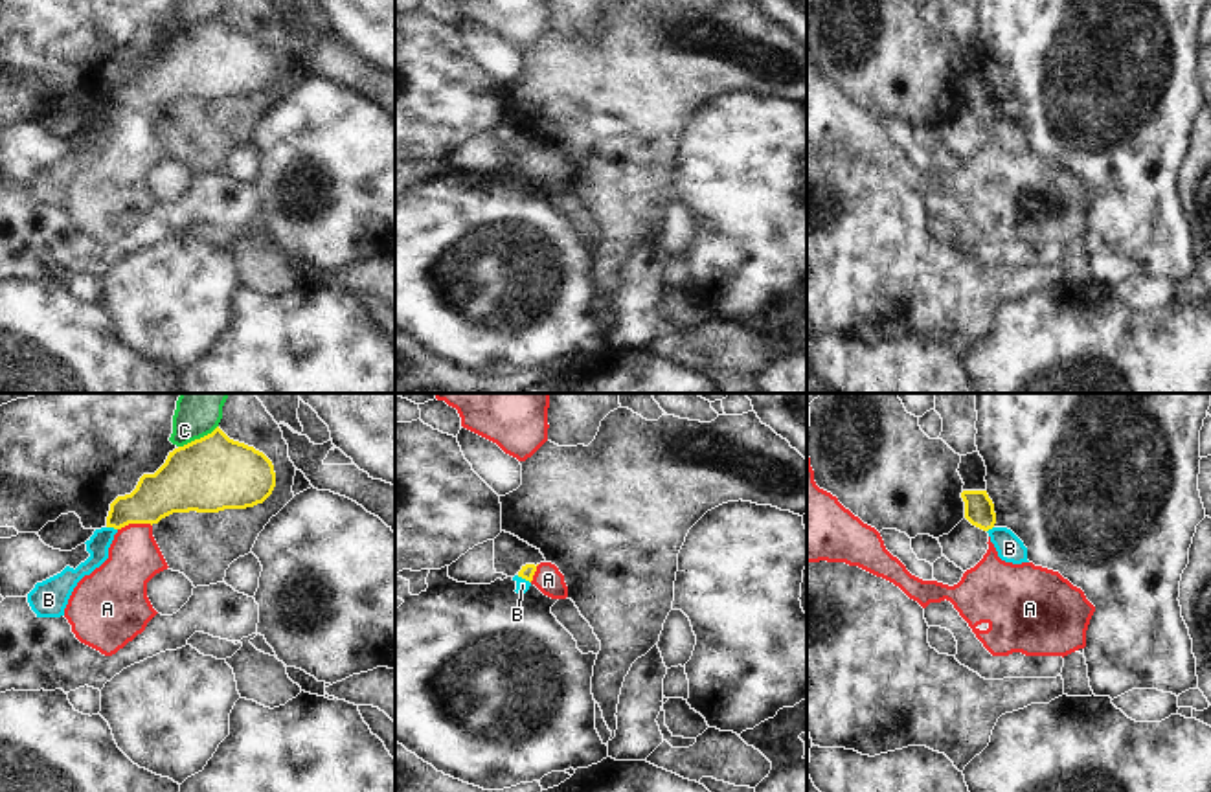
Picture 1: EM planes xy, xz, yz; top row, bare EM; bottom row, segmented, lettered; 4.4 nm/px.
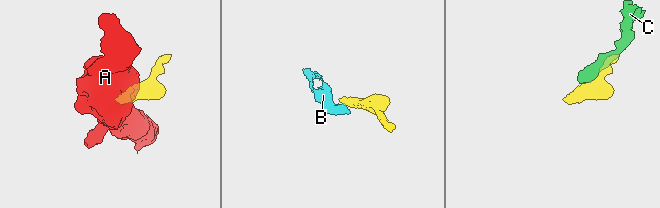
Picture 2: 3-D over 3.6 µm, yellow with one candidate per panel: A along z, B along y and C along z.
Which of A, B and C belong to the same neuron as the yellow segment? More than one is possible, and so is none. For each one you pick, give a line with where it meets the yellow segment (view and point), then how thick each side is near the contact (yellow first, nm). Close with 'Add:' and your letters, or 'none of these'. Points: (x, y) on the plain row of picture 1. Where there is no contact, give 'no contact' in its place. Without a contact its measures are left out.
A: meets yellow in xy at (135, 111); 240 nm thick on the yellow side, 220 nm on the other
Add: A

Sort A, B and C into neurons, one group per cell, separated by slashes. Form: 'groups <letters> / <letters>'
groups A / B / C

